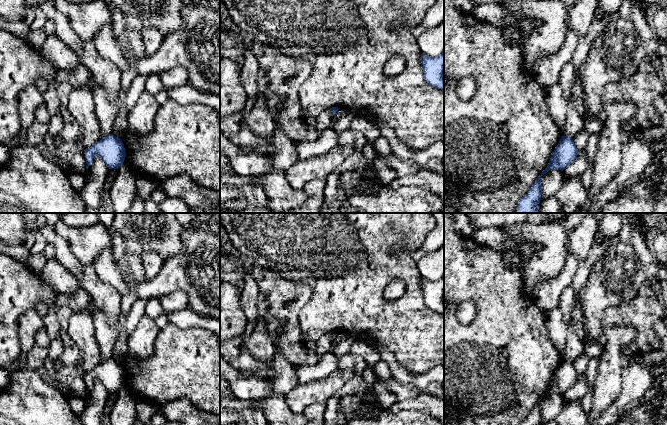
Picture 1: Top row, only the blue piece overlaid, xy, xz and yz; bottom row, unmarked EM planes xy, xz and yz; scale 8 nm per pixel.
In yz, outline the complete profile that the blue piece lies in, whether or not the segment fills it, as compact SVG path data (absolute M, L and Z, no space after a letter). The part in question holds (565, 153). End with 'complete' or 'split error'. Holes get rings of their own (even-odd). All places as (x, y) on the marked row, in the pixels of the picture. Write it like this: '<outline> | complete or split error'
M563 135L556 146L547 167L542 171L542 175L531 186L528 193L521 198L517 205L517 213L538 213L538 204L541 200L542 176L552 169L563 171L577 157L577 150L573 139Z | complete

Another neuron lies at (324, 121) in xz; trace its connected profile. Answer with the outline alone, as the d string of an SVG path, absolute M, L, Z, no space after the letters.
M331 109L323 111L316 119L316 128L319 133L331 128L333 121L333 113Z

